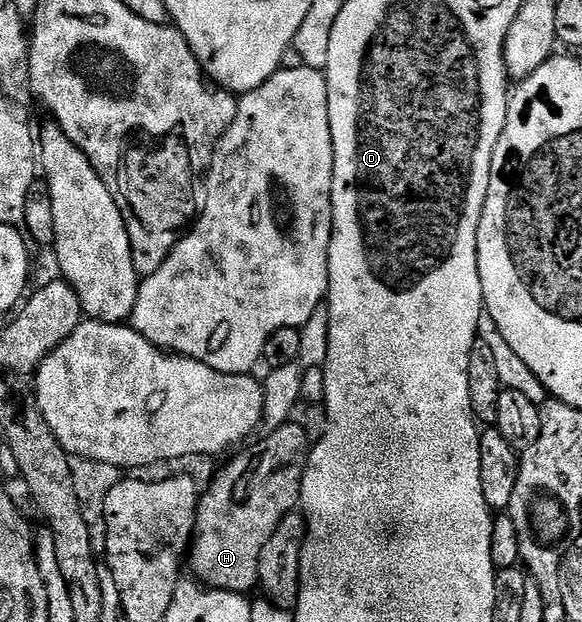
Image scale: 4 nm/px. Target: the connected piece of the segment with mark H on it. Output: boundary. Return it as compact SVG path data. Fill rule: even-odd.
M288 423L268 432L264 441L248 444L234 454L235 458L216 475L211 486L202 490L199 514L195 517L195 536L191 538L189 569L208 589L220 589L230 593L250 594L250 589L260 584L261 555L269 539L283 522L283 517L296 512L300 504L301 483L307 466L309 440L302 424Z

